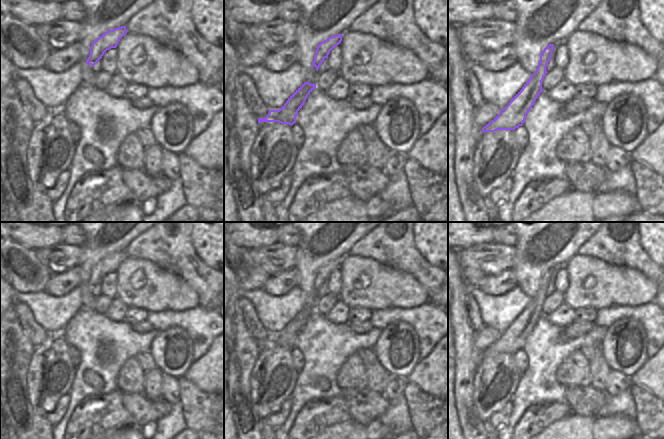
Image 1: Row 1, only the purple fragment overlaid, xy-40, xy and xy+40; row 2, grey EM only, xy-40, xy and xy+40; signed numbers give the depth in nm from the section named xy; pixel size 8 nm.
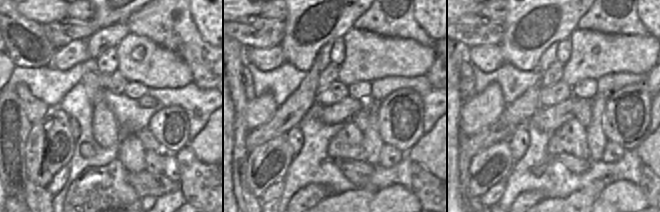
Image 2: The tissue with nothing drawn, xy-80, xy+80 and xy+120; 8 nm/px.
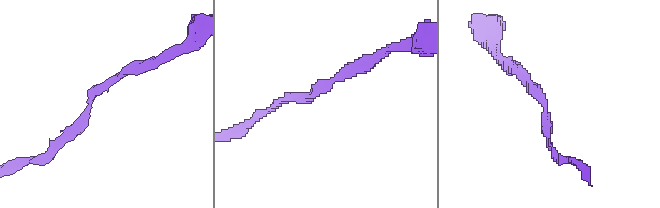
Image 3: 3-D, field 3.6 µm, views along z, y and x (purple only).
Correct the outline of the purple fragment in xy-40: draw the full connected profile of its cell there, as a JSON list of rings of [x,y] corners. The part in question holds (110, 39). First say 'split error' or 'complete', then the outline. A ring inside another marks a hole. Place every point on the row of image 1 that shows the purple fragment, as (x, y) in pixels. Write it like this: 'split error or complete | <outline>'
complete | [[[121,26],[102,34],[92,43],[86,64],[94,66],[107,50],[117,47],[120,39],[125,36],[127,32],[126,26]]]

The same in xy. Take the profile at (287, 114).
complete | [[[305,82],[286,101],[279,110],[270,110],[265,118],[258,118],[261,122],[279,122],[293,125],[296,122],[298,111],[304,105],[308,95],[316,88],[316,84]]]

